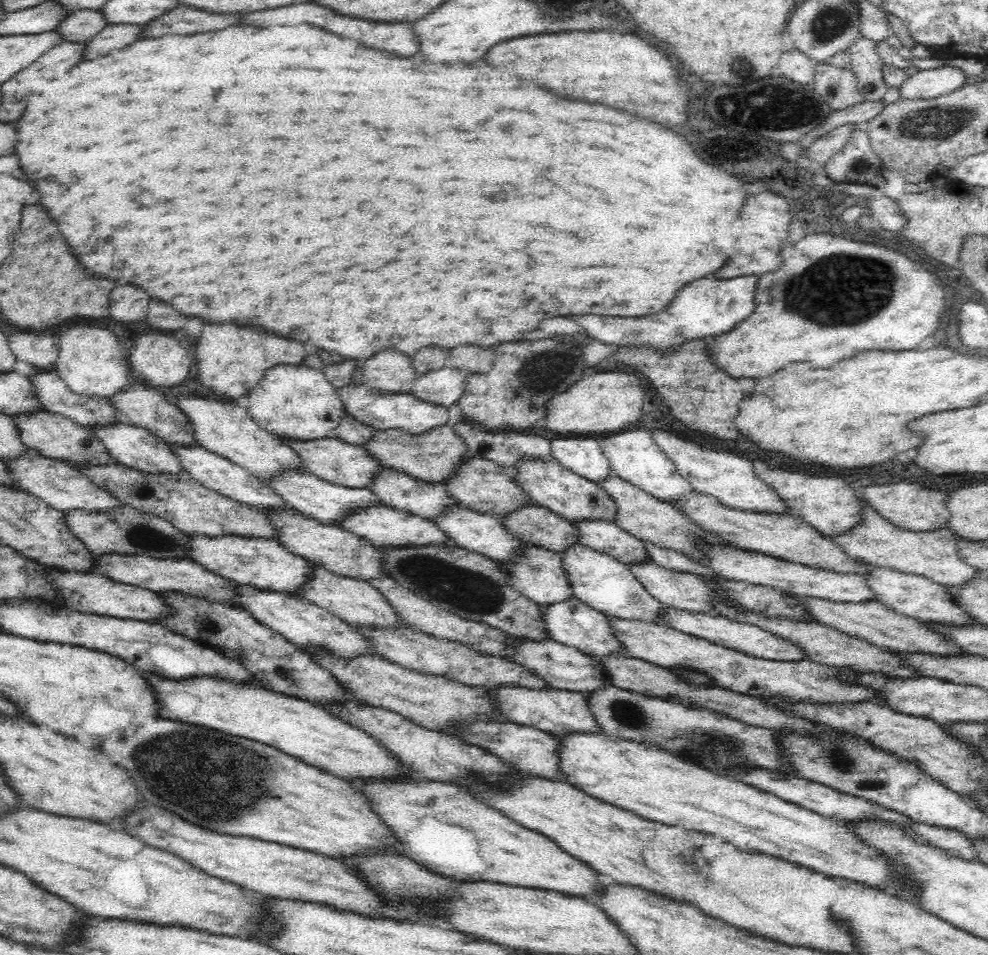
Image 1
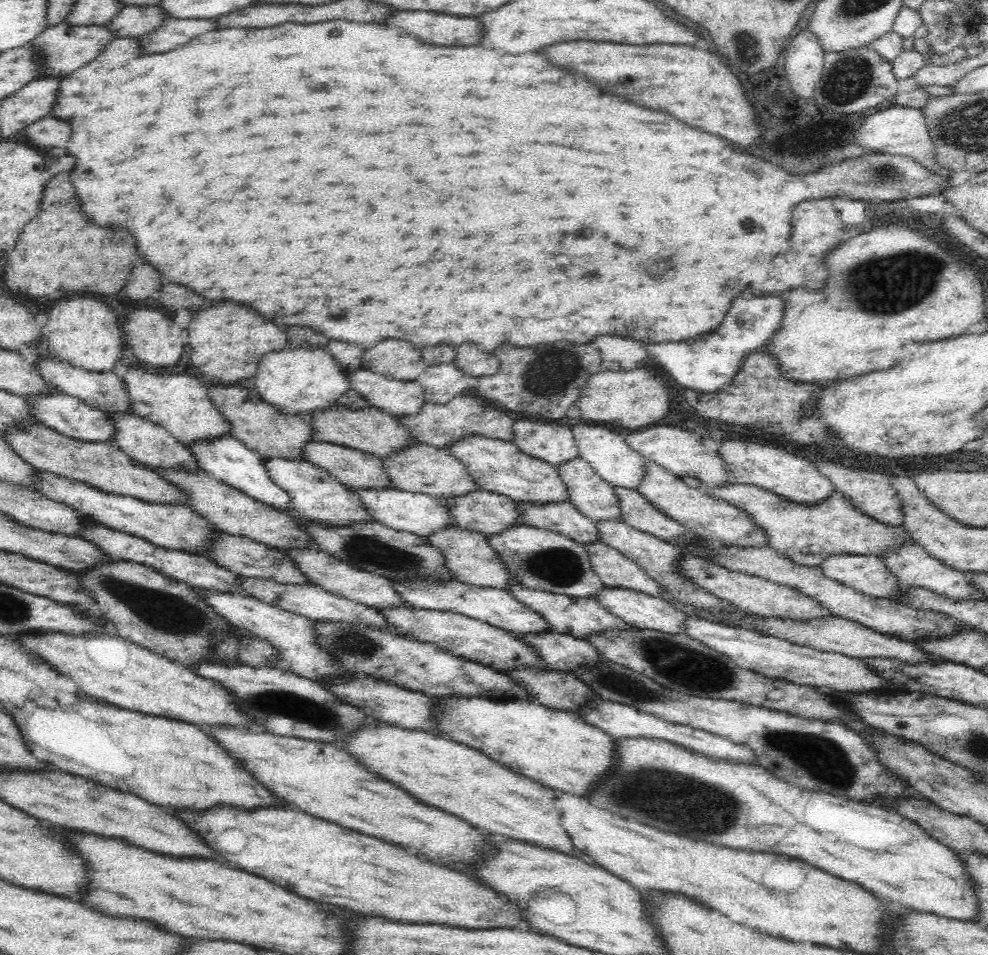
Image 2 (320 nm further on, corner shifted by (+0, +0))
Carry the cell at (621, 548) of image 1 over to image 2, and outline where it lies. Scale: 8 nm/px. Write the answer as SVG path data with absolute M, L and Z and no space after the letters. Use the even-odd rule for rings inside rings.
M570 501L546 504L516 502L516 509L524 525L544 528L579 544L599 541L594 521L578 512Z

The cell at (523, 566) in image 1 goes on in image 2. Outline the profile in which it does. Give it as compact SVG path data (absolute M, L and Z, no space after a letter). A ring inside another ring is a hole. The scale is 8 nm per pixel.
M453 525L434 530L432 534L422 537L422 539L444 555L444 565L450 571L454 581L499 589L517 584L513 576L504 569L504 565L502 565L500 557L496 555L496 551L486 543L486 536L482 533L461 529Z

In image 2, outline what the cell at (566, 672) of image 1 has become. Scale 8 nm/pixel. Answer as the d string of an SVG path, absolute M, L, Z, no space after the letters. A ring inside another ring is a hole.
M394 606L394 608L374 608L382 617L386 618L386 623L394 627L396 632L422 642L431 642L438 648L446 649L452 656L460 657L465 661L477 662L495 670L504 672L512 668L522 668L522 666L535 666L536 668L545 668L545 662L538 657L538 653L532 647L518 641L515 634L503 631L491 624L479 621L478 619L468 618L450 611L437 611L416 609L410 606Z

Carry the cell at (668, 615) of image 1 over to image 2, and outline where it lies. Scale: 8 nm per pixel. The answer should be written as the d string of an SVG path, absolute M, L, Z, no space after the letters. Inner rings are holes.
M604 586L602 592L588 597L598 601L611 615L642 630L655 630L666 634L682 633L684 620L688 617L660 597L628 588Z

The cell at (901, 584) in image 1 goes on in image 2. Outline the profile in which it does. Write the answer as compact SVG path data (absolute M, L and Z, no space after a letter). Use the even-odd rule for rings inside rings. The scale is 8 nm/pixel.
M830 554L818 567L826 577L866 596L888 599L901 592L898 579L876 556Z

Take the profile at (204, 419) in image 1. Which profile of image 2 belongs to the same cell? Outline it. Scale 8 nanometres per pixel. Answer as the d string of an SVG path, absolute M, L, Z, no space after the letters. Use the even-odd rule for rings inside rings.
M144 365L129 366L126 374L120 377L128 393L128 412L150 420L166 429L177 442L192 444L202 440L213 440L229 435L230 423L212 405L204 384L186 374L162 376Z

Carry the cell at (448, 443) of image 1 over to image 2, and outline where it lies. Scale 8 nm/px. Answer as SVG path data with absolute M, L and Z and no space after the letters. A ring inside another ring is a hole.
M335 402L322 408L322 410L312 410L305 417L310 422L310 429L313 431L312 441L322 443L338 444L342 447L352 448L368 454L373 454L378 458L384 458L386 454L394 450L402 450L413 446L417 441L402 427L396 416L385 413L370 405L366 408L350 408L344 404Z

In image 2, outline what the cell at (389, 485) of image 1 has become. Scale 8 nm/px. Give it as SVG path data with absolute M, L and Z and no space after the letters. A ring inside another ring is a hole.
M308 442L302 460L318 465L347 488L386 488L388 473L380 458L338 444Z

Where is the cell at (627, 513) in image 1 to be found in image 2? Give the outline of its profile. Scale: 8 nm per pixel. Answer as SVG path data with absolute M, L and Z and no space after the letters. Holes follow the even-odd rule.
M578 456L554 467L566 487L568 501L578 512L593 521L620 520L612 485L602 480L586 460Z

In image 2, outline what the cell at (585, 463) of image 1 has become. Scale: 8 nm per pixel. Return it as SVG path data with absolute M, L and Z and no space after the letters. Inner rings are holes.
M520 419L513 426L512 444L520 452L558 466L566 460L578 457L578 448L570 427Z

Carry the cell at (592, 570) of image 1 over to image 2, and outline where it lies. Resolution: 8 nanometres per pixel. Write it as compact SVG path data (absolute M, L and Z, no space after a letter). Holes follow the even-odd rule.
M523 524L506 528L492 536L486 535L486 543L496 551L504 569L515 582L526 588L576 598L594 596L604 590L604 584L590 567L582 544L561 534Z

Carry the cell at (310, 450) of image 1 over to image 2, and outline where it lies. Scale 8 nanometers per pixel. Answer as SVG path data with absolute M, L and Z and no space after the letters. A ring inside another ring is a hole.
M213 384L206 387L212 405L222 413L230 423L229 435L242 442L246 448L256 451L258 457L272 458L280 456L284 460L302 460L302 449L312 439L310 422L296 414L284 414L273 404L264 402L256 389L248 390L240 385L224 386Z

